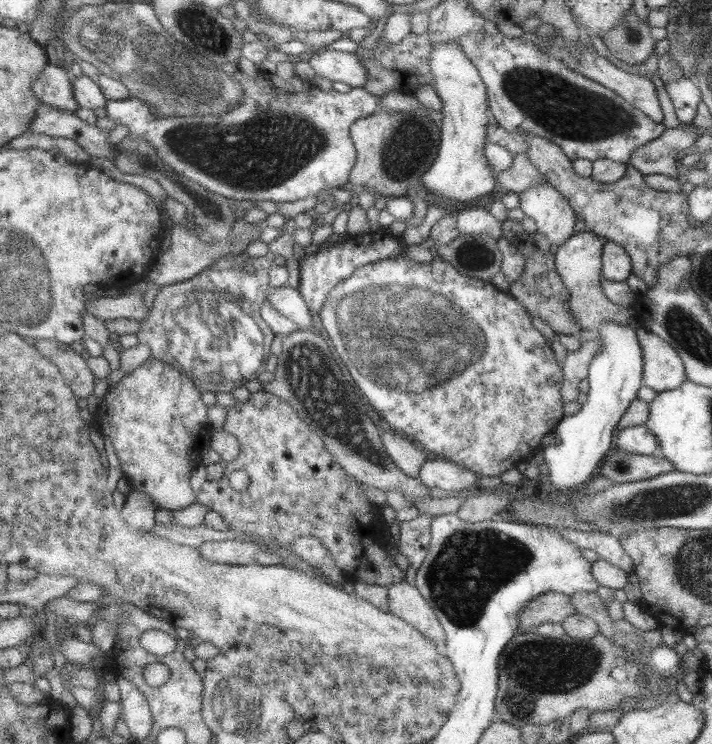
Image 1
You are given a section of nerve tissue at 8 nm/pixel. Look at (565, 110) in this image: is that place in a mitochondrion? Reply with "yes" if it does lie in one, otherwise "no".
yes

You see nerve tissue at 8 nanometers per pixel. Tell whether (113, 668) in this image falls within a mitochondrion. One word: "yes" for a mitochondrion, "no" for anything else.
no

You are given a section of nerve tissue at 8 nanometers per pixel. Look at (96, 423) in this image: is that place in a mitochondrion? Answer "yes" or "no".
no

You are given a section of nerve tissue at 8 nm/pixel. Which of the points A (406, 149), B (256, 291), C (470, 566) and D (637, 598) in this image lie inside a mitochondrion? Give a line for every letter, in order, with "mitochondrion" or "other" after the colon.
A: mitochondrion
B: other
C: mitochondrion
D: other

